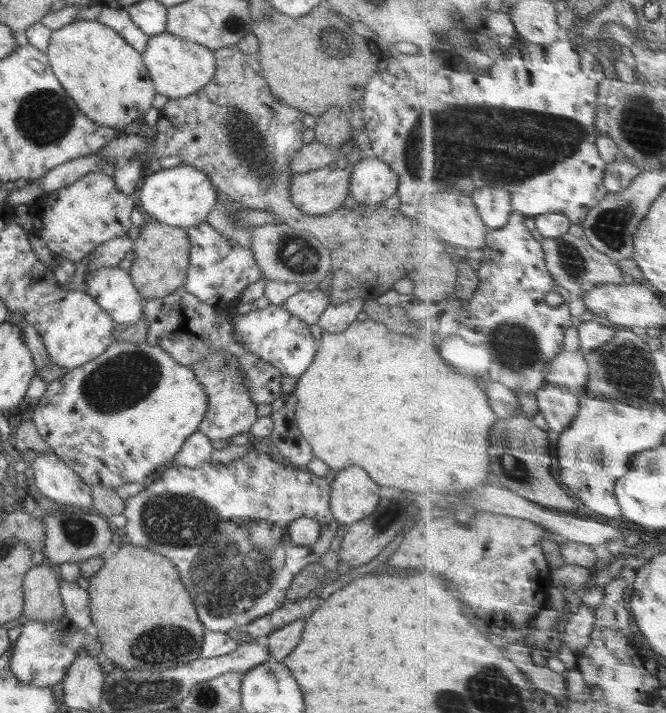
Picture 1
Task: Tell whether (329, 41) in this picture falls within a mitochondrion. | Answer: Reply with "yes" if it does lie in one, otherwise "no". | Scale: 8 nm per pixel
yes

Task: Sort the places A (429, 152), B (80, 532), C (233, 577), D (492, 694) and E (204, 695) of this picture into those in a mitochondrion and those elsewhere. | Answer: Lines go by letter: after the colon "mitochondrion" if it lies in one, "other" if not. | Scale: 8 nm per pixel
A: mitochondrion
B: mitochondrion
C: mitochondrion
D: mitochondrion
E: mitochondrion

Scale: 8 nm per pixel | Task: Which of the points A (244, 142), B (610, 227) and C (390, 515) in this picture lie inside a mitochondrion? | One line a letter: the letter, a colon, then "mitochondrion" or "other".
A: mitochondrion
B: mitochondrion
C: other

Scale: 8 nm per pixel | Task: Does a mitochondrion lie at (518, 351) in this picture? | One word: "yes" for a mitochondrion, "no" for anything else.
yes

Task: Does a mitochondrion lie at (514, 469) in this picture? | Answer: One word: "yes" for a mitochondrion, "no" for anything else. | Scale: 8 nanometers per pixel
yes

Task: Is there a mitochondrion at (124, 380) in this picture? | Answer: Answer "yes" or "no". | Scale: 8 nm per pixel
yes

